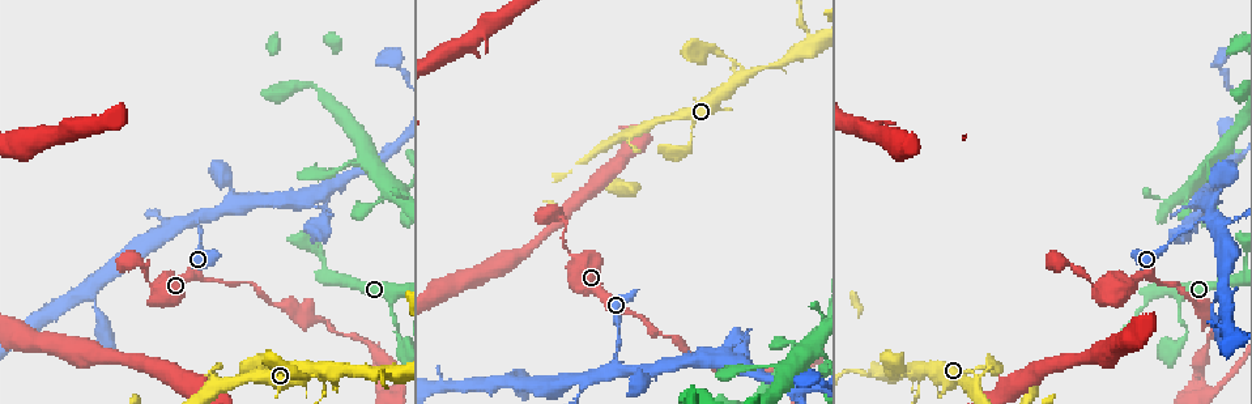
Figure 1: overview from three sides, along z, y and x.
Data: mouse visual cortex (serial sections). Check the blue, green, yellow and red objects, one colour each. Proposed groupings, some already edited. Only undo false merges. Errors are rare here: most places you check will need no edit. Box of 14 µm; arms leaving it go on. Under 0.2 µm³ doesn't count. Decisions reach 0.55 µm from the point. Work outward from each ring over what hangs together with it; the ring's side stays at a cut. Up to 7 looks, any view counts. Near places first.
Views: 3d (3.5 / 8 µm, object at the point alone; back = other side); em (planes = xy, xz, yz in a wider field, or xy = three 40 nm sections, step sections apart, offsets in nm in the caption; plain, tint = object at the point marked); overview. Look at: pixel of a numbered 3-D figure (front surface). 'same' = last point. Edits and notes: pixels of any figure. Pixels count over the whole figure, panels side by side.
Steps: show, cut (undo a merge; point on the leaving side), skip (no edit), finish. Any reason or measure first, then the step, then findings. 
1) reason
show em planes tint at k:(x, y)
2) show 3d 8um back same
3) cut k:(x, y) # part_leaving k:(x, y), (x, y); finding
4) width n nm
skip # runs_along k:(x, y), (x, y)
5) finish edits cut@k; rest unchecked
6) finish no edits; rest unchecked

show 3d 3.5um at 1:(322, 367)

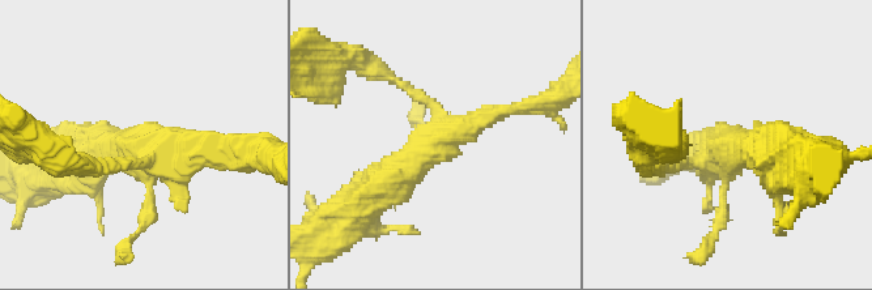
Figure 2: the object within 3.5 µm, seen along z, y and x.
skip # runs_along 2:(374, 193), (430, 143), (523, 106); continuous, no second cell

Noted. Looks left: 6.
sharp bend
show 3d 3.5um at 1:(389, 312)

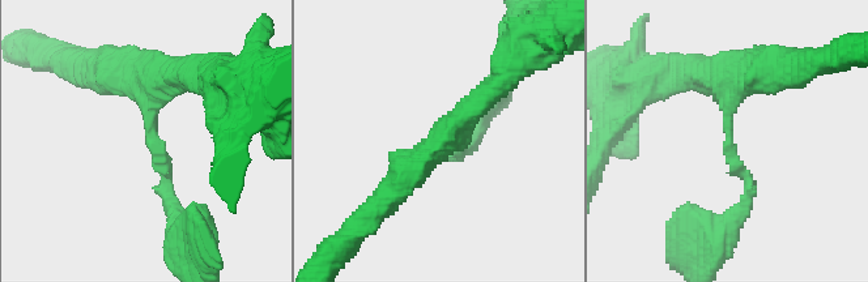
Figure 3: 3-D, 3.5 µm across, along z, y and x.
arm_widths 150, 400 nm
show em xy step 2 tint at 3:(729, 134)

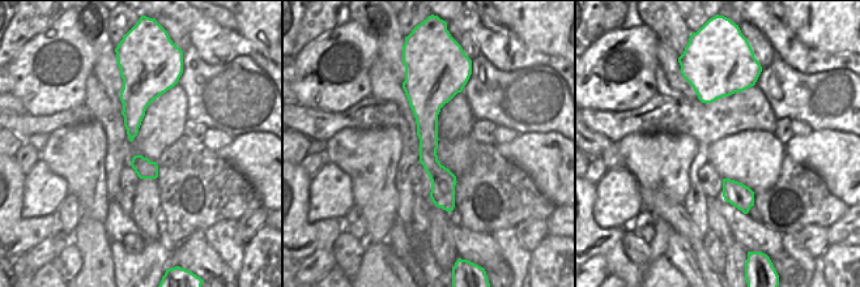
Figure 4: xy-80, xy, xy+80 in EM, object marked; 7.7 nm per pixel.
skip # runs_along 4:(418, 78), (448, 208); one cell here

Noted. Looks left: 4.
side arm on a straight run
show 3d 3.5um at 1:(382, 155)

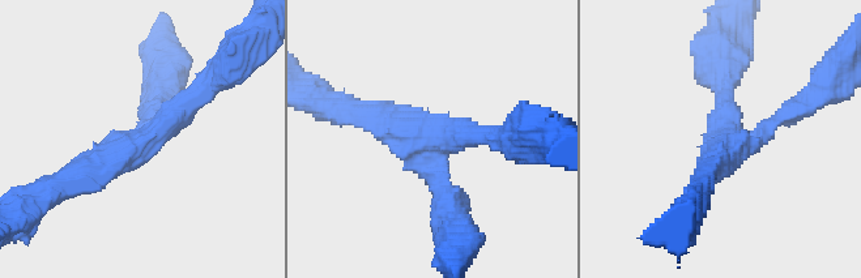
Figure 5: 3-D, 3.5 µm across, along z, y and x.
arms 3; arm_widths 150, 250, 250 nm; need the tissue
show em planes tint at 5:(138, 142)

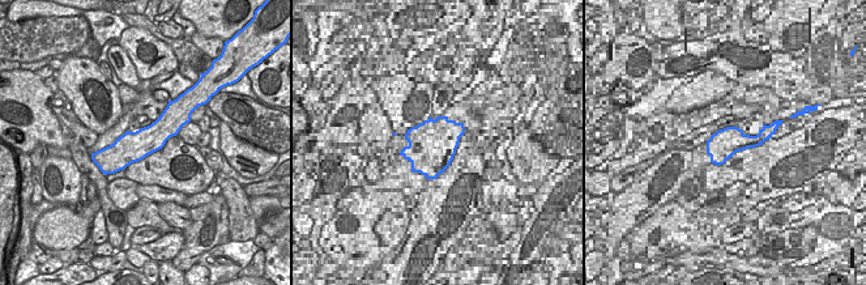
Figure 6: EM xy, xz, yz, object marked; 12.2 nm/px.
another direction
show em xy step 3 tint same

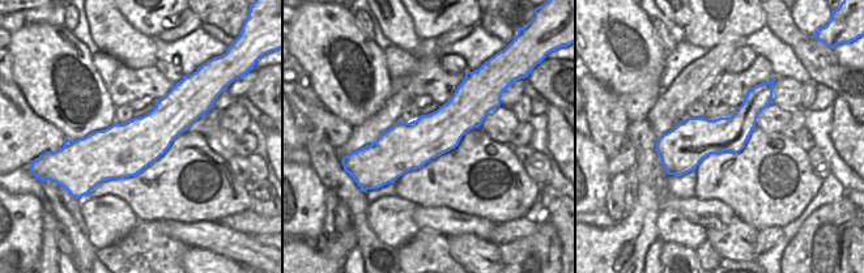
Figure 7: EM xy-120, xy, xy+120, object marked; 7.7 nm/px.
width 360 nm
skip # runs_along 7:(489, 105), (396, 152), (362, 152); one cell here

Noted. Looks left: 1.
finish no edits; rest unchecked

